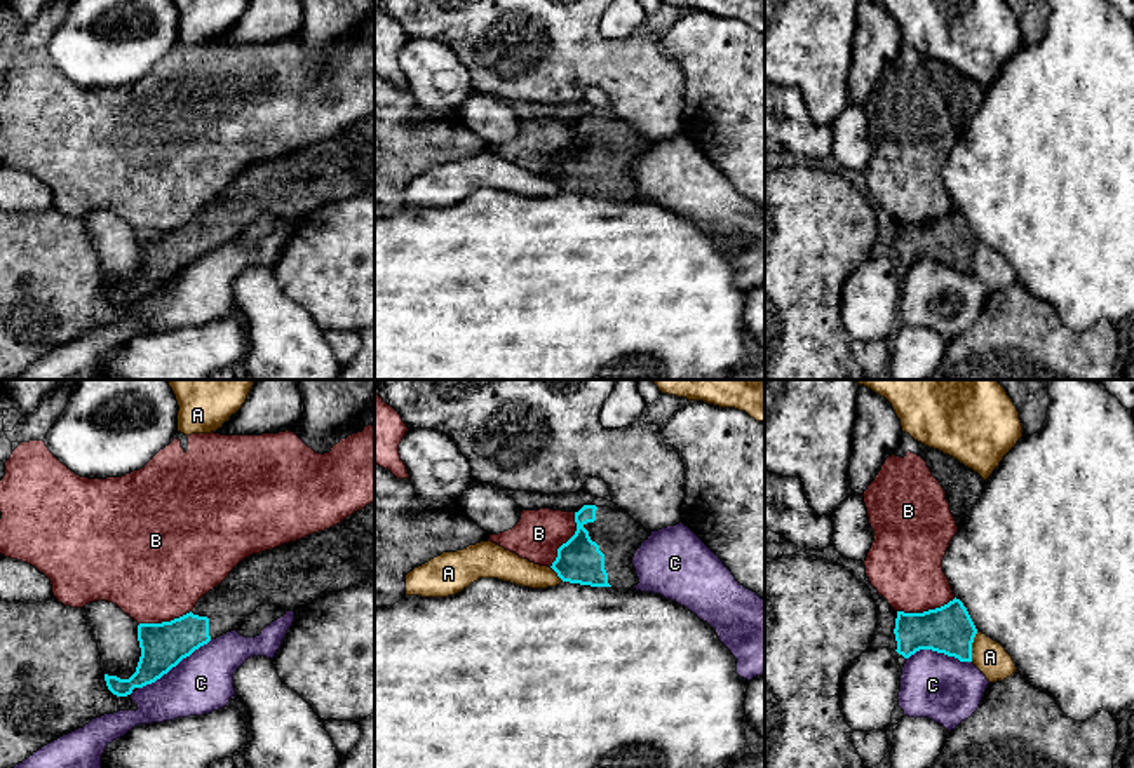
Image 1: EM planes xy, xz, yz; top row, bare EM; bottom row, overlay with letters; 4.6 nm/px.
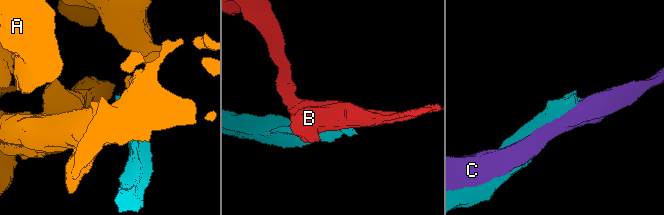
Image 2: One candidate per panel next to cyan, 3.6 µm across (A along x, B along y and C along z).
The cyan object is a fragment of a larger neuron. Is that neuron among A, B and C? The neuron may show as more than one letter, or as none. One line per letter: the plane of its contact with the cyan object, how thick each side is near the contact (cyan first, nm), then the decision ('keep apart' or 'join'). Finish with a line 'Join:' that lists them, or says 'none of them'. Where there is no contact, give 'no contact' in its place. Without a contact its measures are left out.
A: contact in yz; calibres 220 and 160 nm; keep apart
B: contact in yz; calibres 220 and 360 nm; keep apart
C: contact in xy; calibres 220 and 280 nm; keep apart
Join: none of them

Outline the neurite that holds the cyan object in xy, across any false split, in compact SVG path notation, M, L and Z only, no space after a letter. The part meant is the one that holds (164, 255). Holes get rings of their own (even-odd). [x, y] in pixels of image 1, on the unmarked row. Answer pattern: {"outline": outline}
{"outline": "M375 111L329 139L242 169L219 195L197 211L190 223L171 232L139 233L141 266L136 282L129 289L105 284L106 296L113 305L127 307L134 298L155 293L211 249L235 240L261 214L296 221L319 207L373 188Z"}

